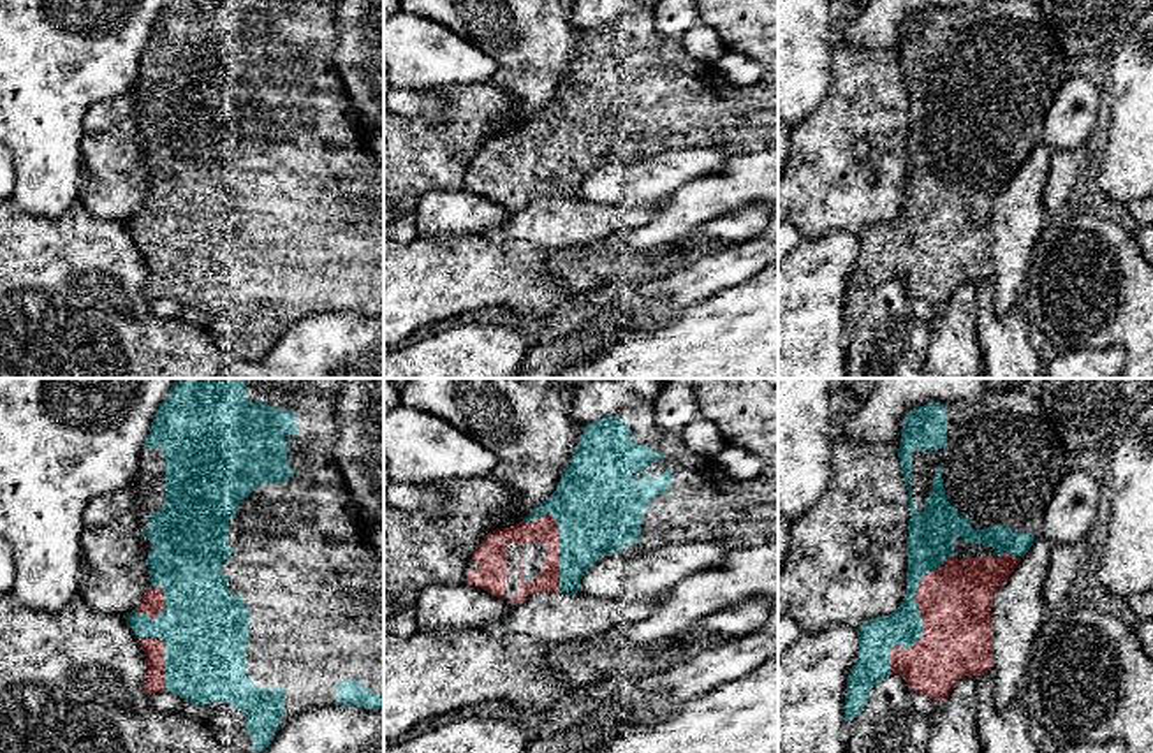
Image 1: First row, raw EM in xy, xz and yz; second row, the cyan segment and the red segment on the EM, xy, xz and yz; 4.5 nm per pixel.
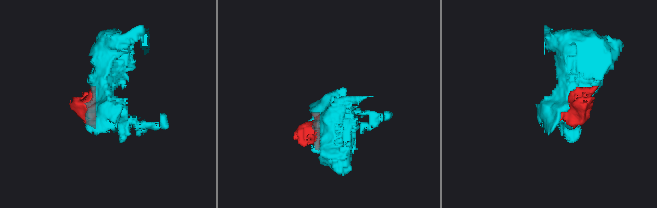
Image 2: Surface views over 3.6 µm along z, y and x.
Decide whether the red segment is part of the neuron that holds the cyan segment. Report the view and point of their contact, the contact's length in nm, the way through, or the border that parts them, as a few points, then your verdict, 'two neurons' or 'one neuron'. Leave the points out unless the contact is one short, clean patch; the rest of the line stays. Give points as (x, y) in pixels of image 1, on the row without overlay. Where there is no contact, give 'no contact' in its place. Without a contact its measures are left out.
contact yz (921, 224); length 600 nm; one neuron

